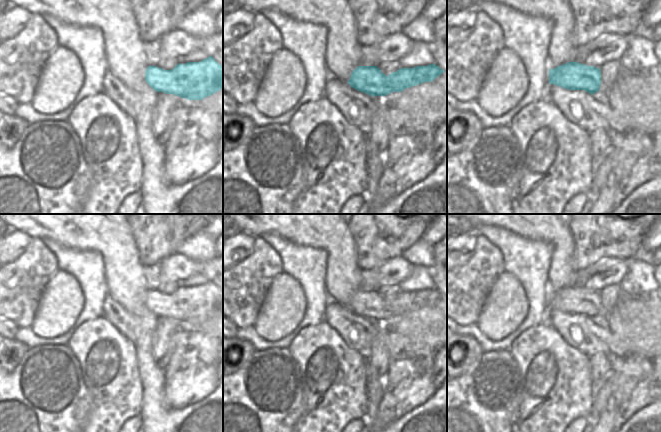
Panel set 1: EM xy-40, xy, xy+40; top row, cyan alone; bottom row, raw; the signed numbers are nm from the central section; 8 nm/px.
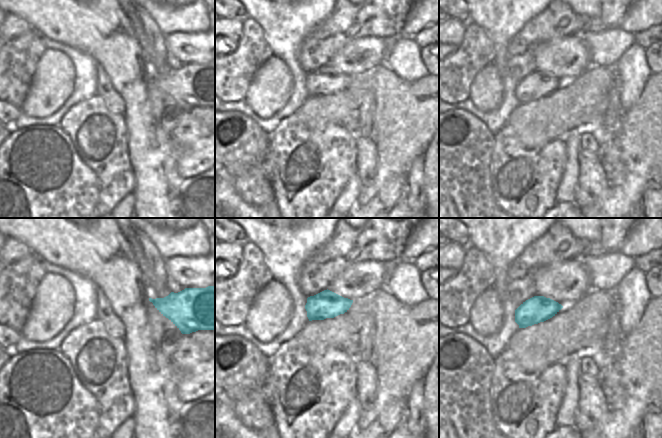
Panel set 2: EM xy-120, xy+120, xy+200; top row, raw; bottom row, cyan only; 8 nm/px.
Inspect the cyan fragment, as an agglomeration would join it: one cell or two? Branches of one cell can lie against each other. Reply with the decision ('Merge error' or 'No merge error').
No merge error

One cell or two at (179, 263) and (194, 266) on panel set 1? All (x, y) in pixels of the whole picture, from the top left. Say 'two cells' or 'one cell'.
one cell

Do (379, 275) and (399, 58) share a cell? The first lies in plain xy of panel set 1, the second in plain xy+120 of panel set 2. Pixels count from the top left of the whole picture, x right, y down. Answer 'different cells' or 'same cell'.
different cells

